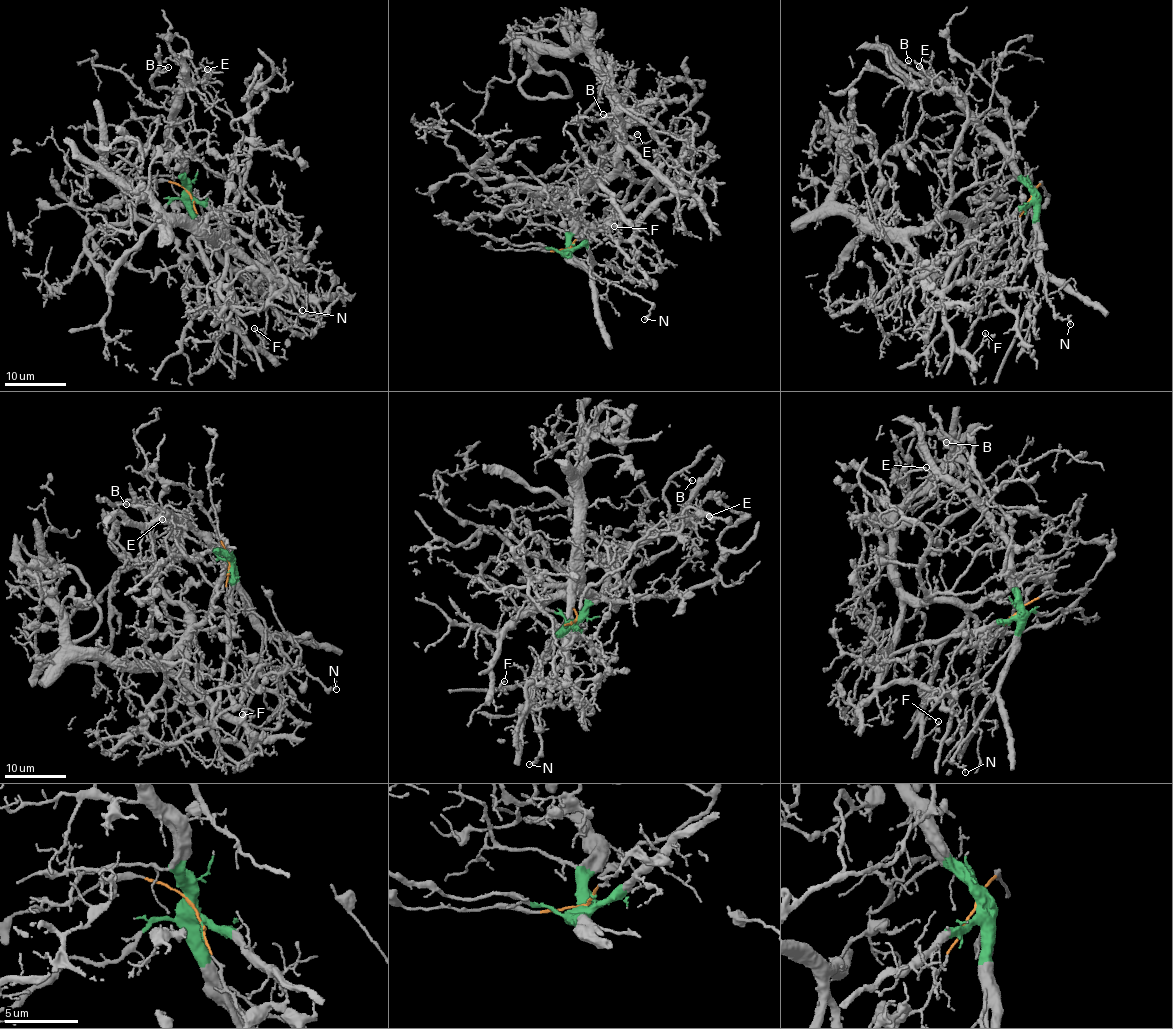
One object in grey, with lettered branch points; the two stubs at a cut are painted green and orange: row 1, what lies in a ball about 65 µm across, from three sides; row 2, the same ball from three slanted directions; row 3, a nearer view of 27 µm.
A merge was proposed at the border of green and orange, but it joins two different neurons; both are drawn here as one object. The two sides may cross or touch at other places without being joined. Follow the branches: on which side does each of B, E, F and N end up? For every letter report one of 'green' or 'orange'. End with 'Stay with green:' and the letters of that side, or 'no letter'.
B: green
E: green
F: orange
N: green
Stay with green: B, E, N

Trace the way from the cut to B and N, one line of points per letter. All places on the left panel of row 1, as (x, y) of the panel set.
B: (188, 193), (183, 161), (170, 142), (167, 127), (177, 93), (153, 87), (150, 80), (168, 67)
N: (188, 193), (190, 216), (217, 256), (247, 280), (292, 293), (304, 302), (302, 311)

